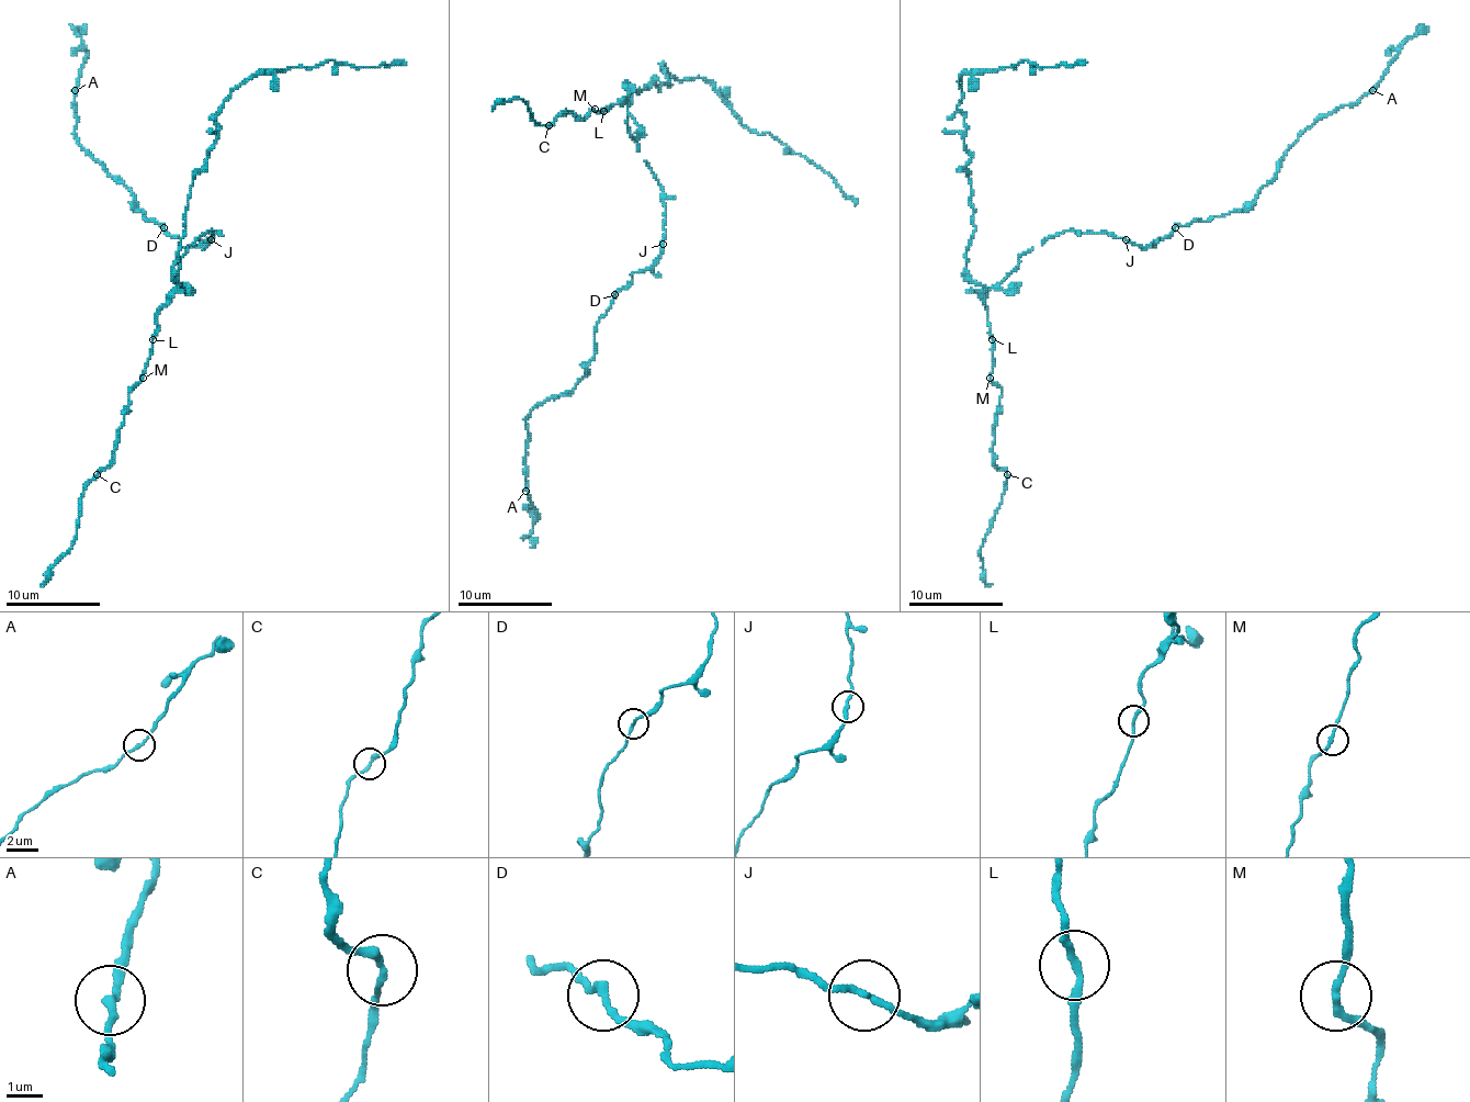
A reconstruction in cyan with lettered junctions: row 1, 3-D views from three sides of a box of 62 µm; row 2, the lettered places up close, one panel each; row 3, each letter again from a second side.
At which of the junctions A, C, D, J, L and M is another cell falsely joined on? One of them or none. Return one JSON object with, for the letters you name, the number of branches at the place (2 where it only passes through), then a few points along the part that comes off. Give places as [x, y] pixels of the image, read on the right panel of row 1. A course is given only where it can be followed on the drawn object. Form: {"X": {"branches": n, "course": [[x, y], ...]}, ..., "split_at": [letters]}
{"split_at": []}

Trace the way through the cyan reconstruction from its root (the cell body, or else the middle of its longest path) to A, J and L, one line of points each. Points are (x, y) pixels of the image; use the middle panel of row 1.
A: (646, 162), (663, 191), (663, 248), (613, 295), (597, 324), (587, 372), (530, 412), (526, 491)
J: (646, 162), (663, 191), (663, 244)
L: (646, 162), (630, 132), (628, 107), (615, 103), (603, 111)

